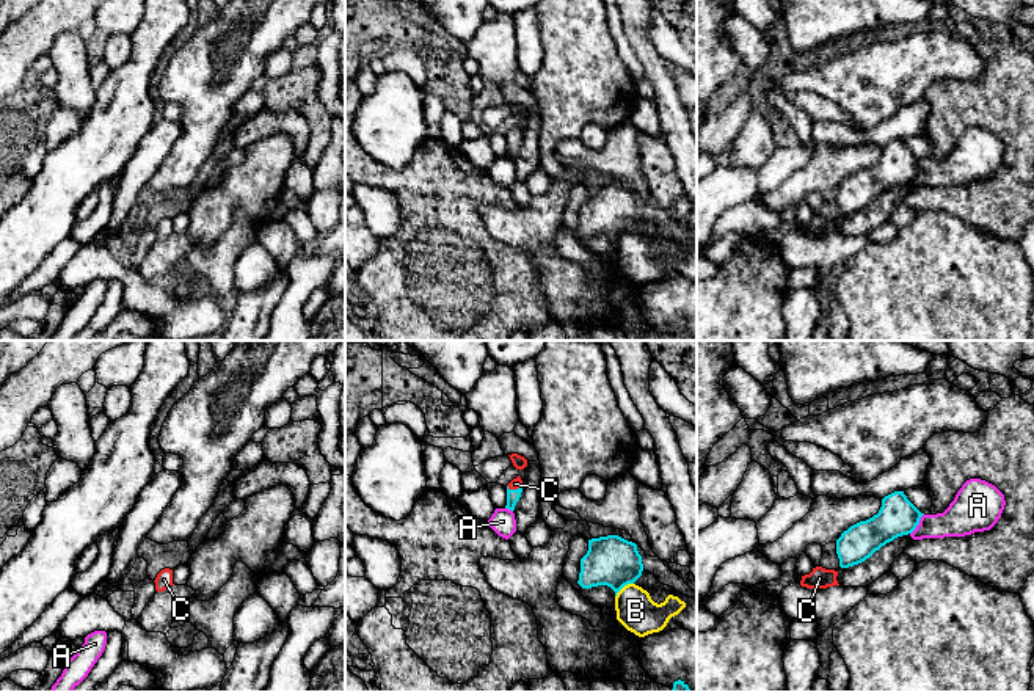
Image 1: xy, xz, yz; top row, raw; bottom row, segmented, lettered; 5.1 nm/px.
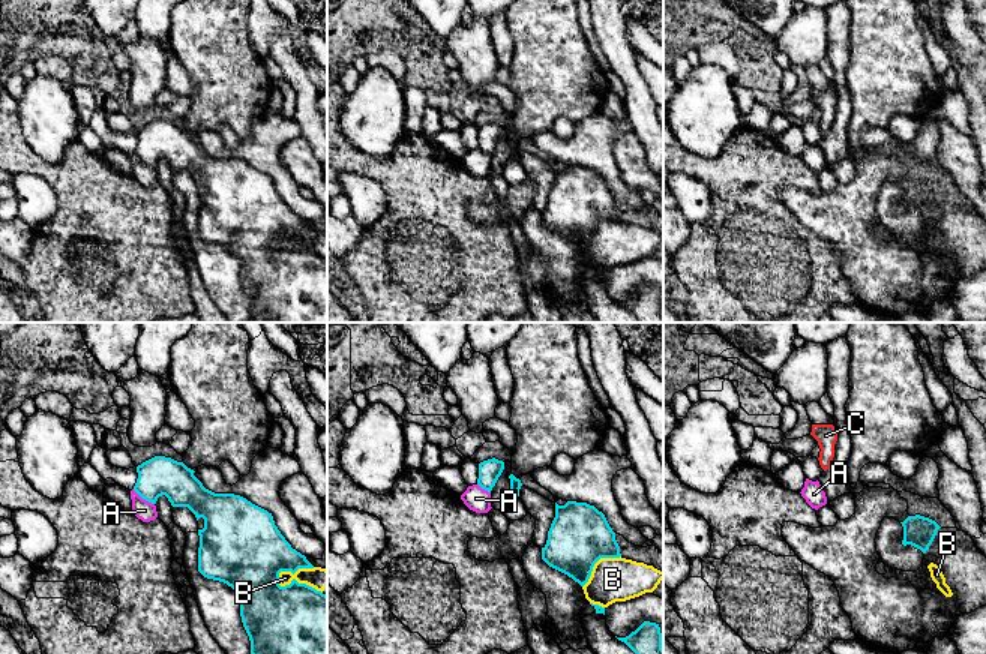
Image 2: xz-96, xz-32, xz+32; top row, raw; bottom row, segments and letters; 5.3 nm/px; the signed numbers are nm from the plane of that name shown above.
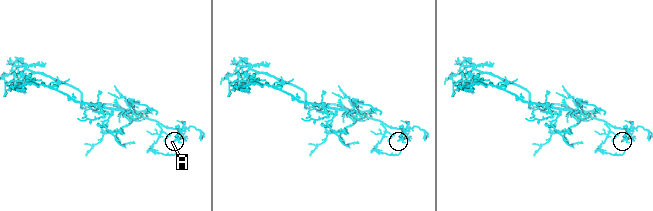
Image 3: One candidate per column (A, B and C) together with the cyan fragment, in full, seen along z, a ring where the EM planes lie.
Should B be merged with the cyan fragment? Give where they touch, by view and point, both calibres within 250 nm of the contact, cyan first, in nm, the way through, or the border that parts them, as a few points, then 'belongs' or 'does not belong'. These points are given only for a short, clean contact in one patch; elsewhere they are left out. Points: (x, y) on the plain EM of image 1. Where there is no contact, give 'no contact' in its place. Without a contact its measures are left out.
xz (623, 234) | 260/200 nm | does not belong

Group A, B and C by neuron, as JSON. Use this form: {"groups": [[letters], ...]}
{"groups": [["A"], ["B"], ["C"]]}

